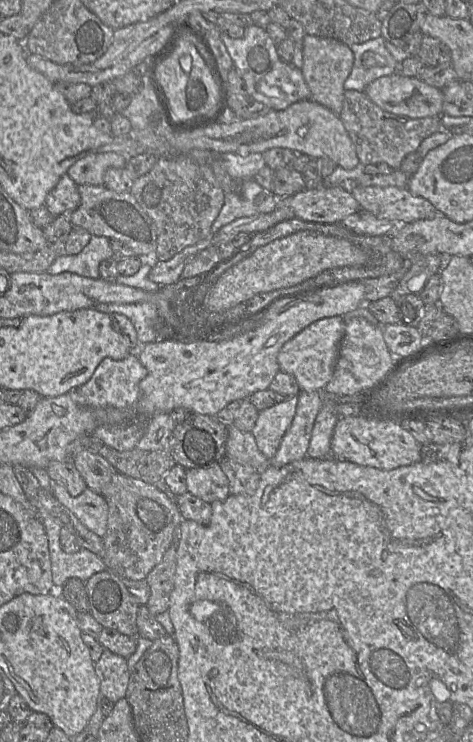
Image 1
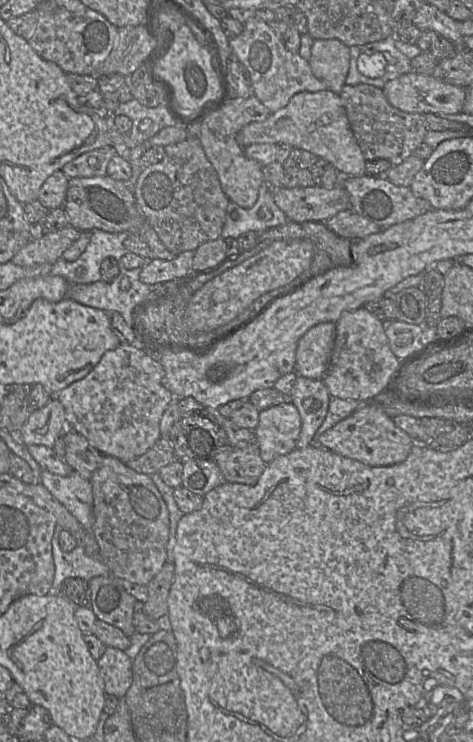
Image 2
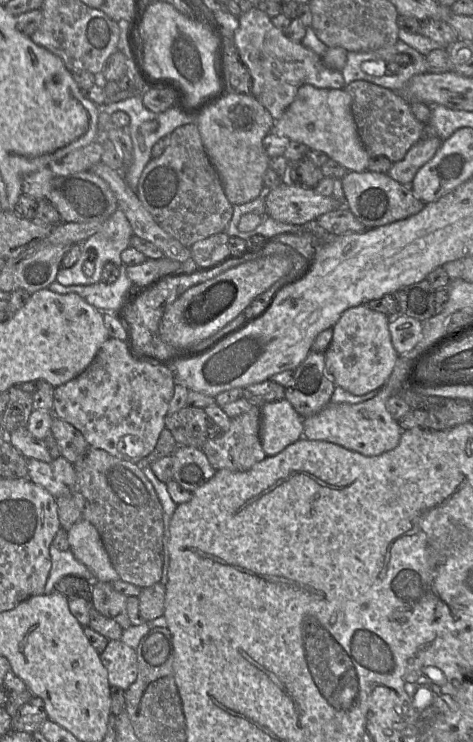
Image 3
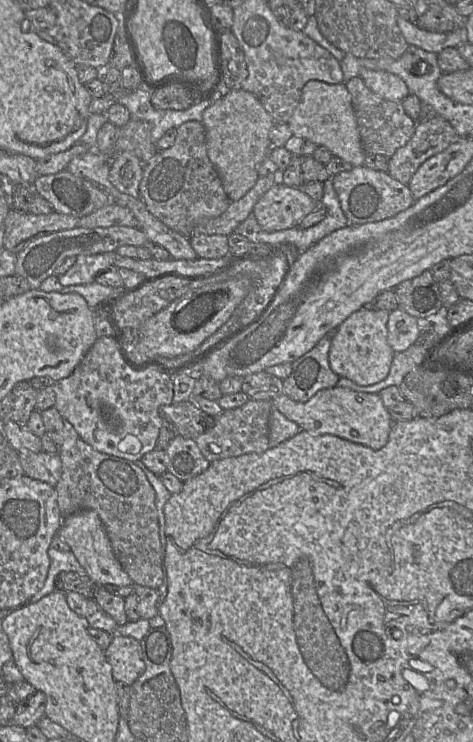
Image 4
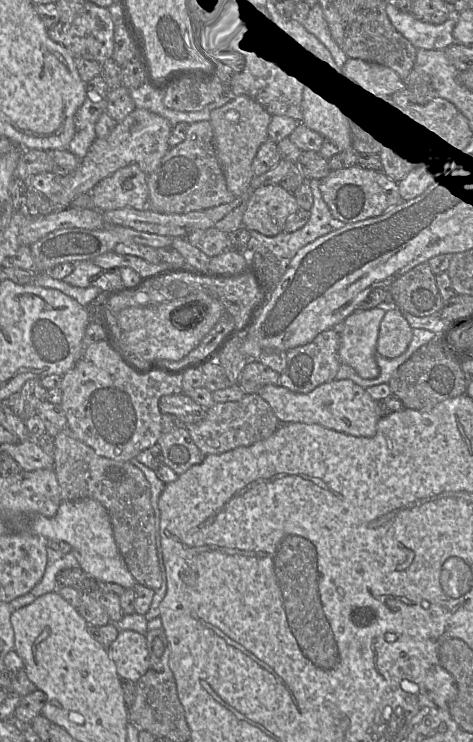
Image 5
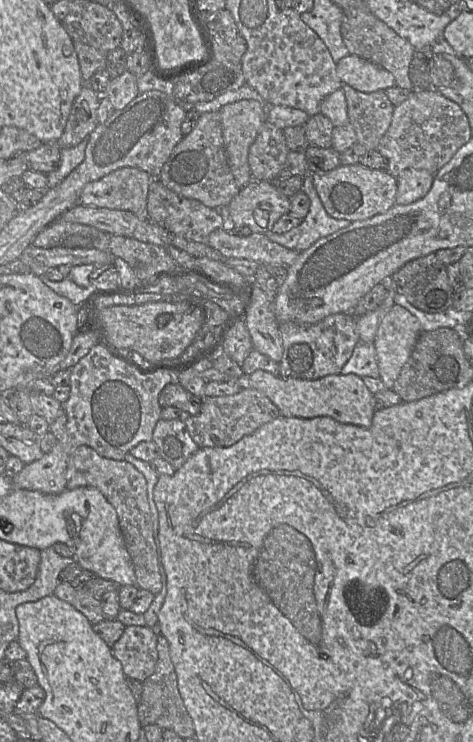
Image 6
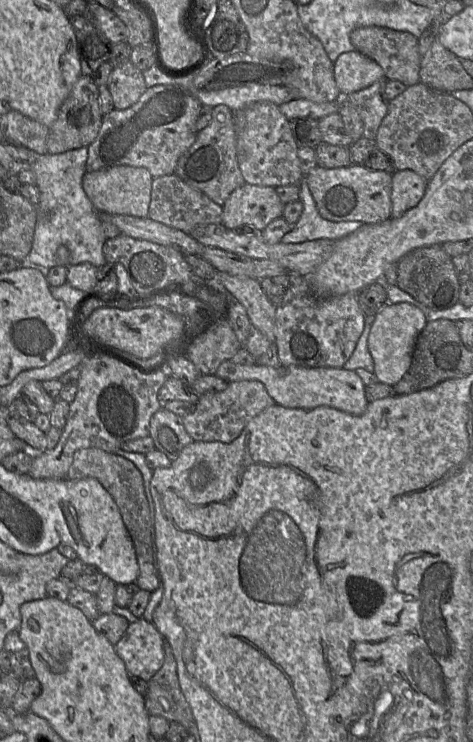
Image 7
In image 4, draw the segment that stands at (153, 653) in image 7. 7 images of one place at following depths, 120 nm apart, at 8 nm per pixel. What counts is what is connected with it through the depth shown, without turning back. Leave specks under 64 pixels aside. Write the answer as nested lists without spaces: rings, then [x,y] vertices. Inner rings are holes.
[[[115,634],[104,652],[115,681],[131,686],[145,671],[140,641]]]

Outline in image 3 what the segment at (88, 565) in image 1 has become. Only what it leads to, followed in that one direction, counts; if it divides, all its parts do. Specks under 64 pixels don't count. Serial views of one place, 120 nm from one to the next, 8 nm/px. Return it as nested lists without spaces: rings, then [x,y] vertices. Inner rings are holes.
[[[51,544],[49,552],[52,565],[44,588],[44,594],[54,592],[55,584],[64,576],[74,575],[88,581],[94,581],[92,573],[74,557],[70,549],[68,551],[61,551]]]

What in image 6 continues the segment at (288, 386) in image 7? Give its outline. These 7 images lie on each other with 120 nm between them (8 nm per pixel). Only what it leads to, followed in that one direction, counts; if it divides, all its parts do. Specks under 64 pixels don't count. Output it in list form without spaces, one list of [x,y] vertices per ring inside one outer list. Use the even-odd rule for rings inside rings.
[[[211,361],[199,368],[199,375],[206,381],[235,381],[241,389],[256,389],[267,396],[284,417],[315,418],[329,416],[344,424],[368,428],[372,424],[374,409],[373,393],[365,386],[361,377],[355,374],[334,374],[315,380],[283,379],[264,370],[243,374],[237,380],[230,380],[211,365]]]

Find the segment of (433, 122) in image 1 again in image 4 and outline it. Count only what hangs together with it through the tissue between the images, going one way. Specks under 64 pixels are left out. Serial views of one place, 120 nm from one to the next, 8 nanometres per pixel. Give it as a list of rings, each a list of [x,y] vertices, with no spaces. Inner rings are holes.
[[[354,77],[344,84],[351,95],[364,152],[366,155],[378,154],[390,159],[399,148],[405,146],[411,139],[417,121],[405,113],[401,102],[386,100],[373,93],[361,77]]]

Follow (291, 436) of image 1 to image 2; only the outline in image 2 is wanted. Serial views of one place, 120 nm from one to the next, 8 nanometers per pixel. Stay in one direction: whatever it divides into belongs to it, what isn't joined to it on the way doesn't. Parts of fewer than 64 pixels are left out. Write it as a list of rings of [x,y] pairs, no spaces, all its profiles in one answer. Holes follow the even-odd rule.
[[[298,375],[290,396],[302,420],[296,448],[306,448],[315,444],[315,433],[328,412],[330,393],[323,379],[315,380]]]

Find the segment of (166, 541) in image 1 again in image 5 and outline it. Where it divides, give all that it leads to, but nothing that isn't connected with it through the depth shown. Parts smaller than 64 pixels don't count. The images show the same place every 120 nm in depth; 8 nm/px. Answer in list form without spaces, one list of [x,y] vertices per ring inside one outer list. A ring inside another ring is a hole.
[[[68,427],[54,437],[53,454],[62,501],[93,499],[107,510],[113,536],[128,570],[136,583],[158,590],[162,575],[156,549],[155,516],[151,505],[151,488],[143,472],[130,461],[116,461],[99,456],[73,437]]]

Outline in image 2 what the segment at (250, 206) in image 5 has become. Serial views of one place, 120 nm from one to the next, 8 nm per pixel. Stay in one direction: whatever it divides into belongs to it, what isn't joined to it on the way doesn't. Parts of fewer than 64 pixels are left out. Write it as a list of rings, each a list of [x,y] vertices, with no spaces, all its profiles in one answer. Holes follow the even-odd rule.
[[[320,185],[312,187],[278,188],[273,194],[276,205],[285,213],[289,221],[325,222],[341,211],[350,209],[351,201],[343,186],[326,189]]]

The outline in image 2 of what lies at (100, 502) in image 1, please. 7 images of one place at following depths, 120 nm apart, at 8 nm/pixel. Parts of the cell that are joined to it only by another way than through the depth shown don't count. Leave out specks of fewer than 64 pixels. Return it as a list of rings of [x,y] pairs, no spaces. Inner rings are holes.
[[[42,470],[39,483],[78,520],[87,532],[91,531],[94,515],[93,492],[89,480],[74,470],[68,476]]]

